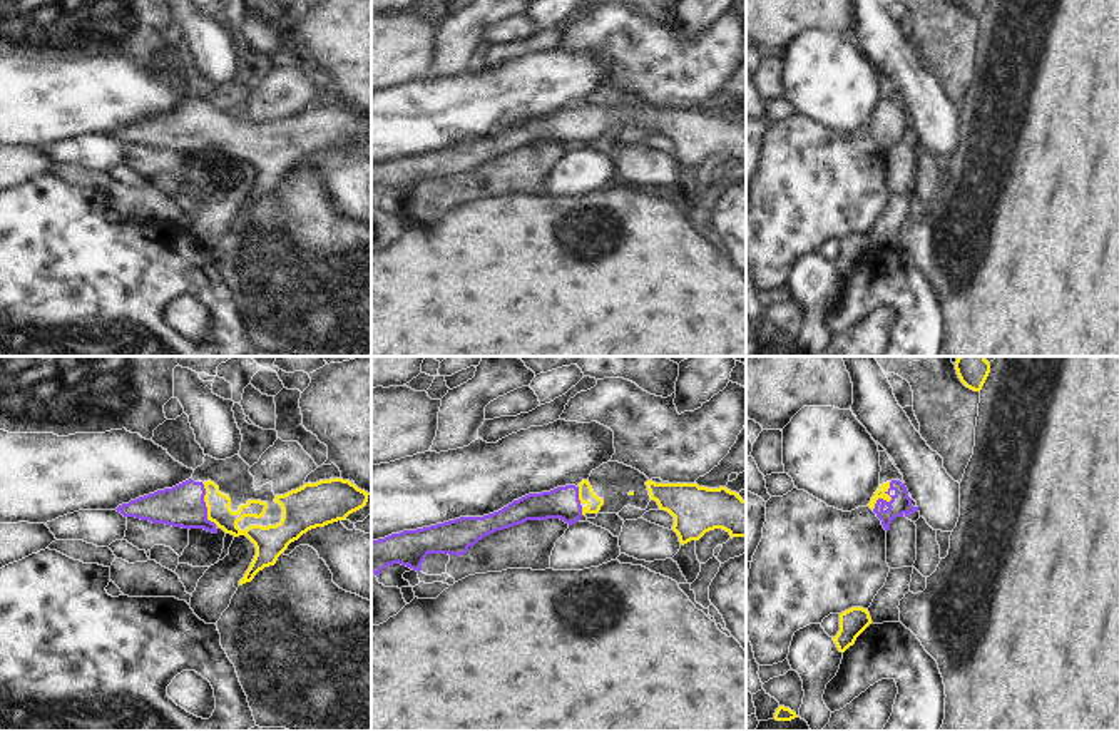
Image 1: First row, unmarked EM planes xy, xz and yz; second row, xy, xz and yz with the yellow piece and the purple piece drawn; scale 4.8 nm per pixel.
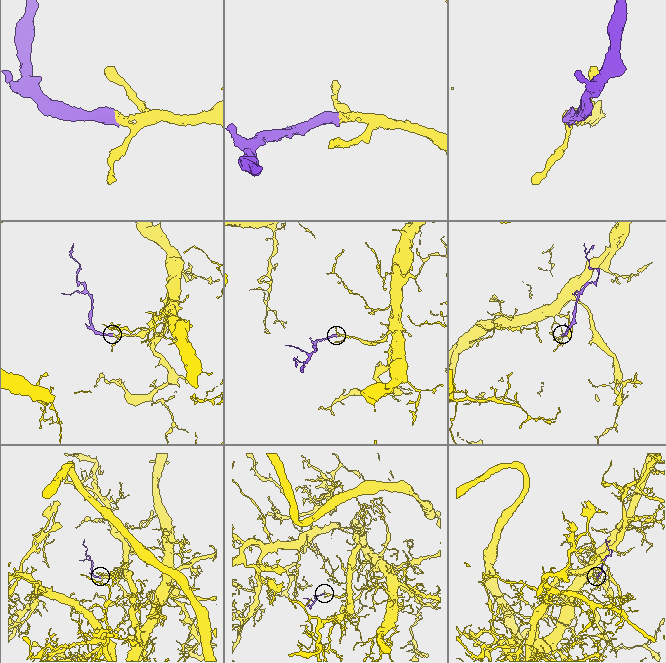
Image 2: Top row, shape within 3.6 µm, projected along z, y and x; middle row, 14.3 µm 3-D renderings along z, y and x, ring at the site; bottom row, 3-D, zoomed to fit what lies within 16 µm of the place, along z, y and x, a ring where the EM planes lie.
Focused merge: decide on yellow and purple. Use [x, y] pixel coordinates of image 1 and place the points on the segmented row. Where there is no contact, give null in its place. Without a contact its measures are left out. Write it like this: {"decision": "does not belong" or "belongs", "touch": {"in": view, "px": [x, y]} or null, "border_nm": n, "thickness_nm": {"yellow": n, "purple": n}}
{"decision": "belongs", "touch": {"in": "xy", "px": [206, 506]}, "border_nm": 220, "thickness_nm": {"yellow": 120, "purple": 200}}

